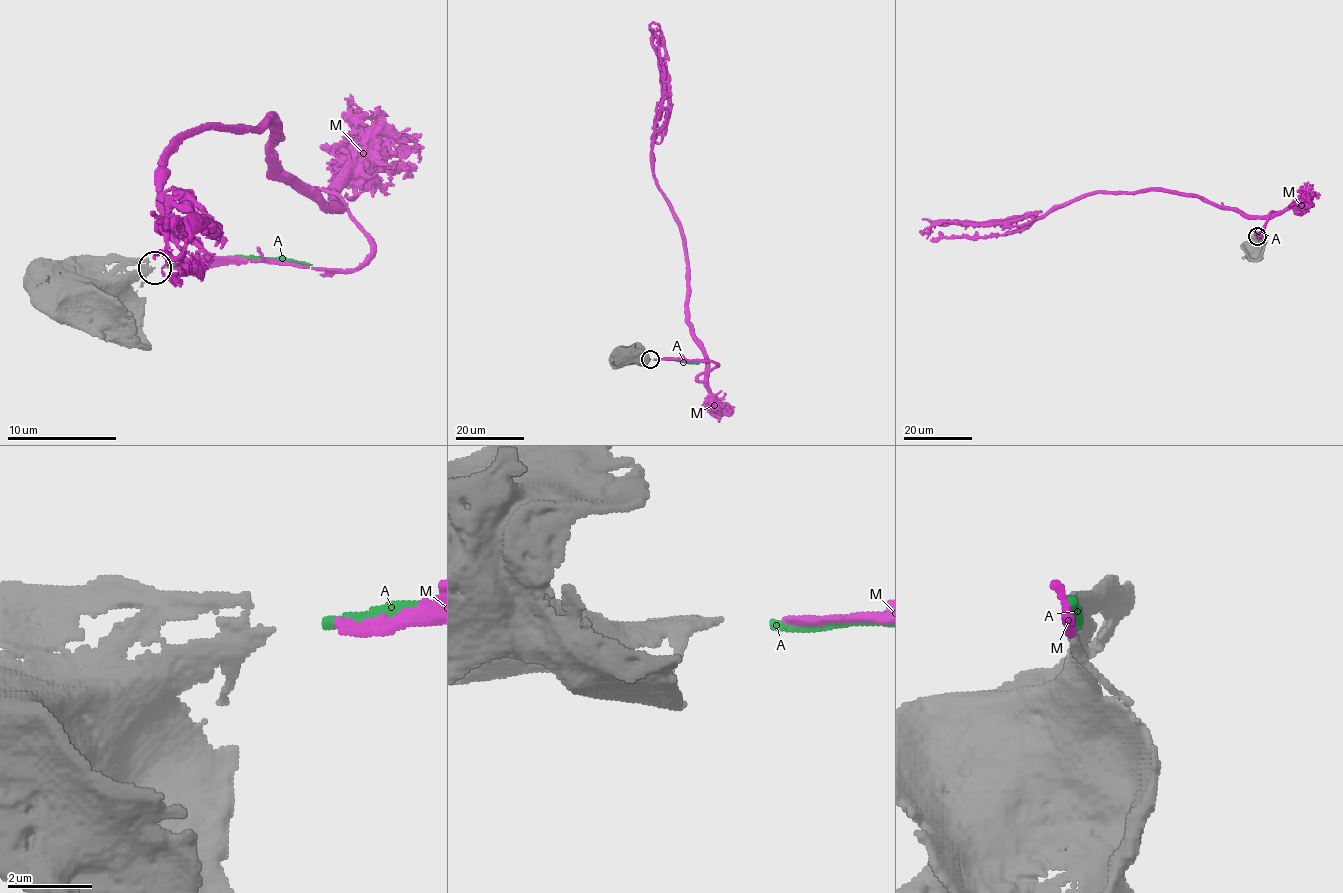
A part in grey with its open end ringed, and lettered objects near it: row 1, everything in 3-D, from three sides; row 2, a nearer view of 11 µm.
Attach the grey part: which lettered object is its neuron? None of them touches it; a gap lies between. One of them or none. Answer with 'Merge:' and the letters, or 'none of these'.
Merge: M

